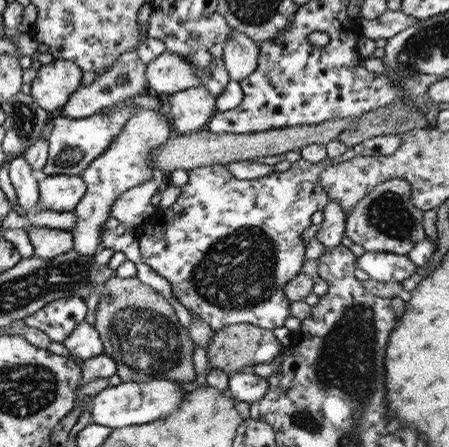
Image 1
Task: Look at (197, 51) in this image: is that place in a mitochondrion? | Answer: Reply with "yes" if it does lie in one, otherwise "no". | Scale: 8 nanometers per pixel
yes

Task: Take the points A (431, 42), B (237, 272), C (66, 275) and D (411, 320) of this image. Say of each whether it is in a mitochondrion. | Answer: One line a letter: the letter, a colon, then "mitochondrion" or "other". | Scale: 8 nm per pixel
A: mitochondrion
B: mitochondrion
C: mitochondrion
D: other

